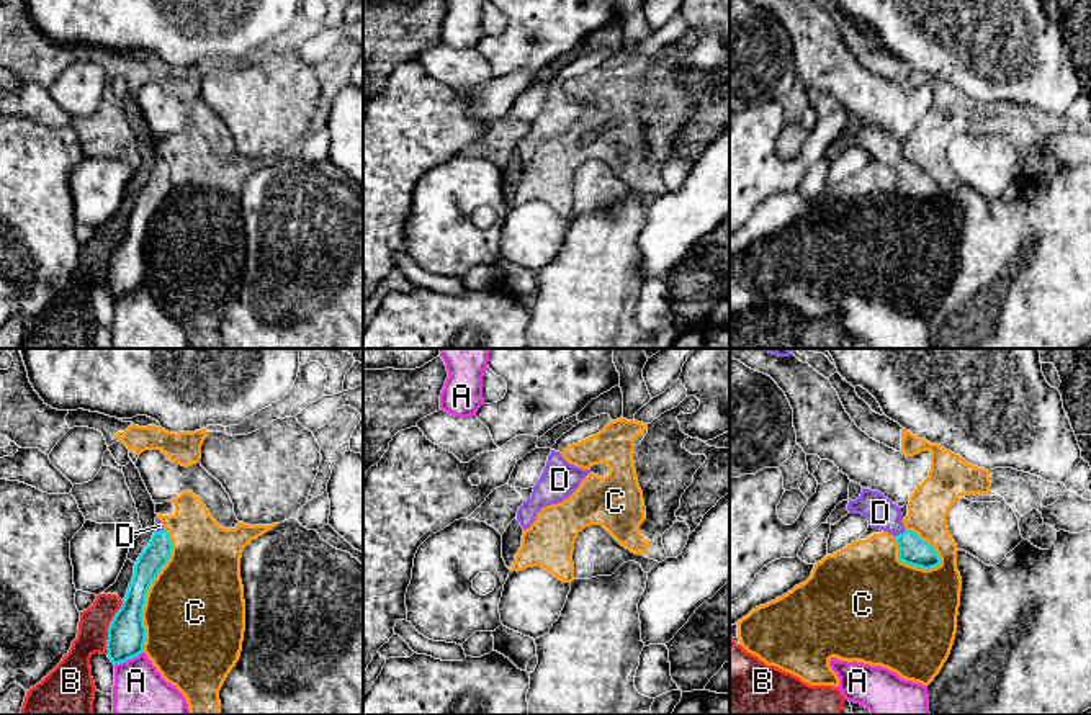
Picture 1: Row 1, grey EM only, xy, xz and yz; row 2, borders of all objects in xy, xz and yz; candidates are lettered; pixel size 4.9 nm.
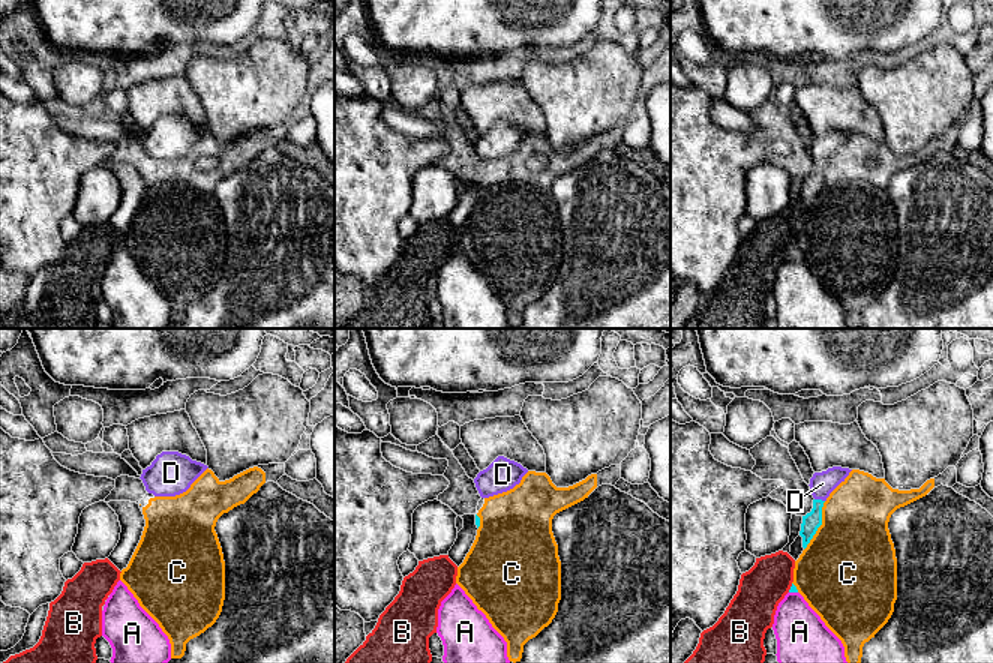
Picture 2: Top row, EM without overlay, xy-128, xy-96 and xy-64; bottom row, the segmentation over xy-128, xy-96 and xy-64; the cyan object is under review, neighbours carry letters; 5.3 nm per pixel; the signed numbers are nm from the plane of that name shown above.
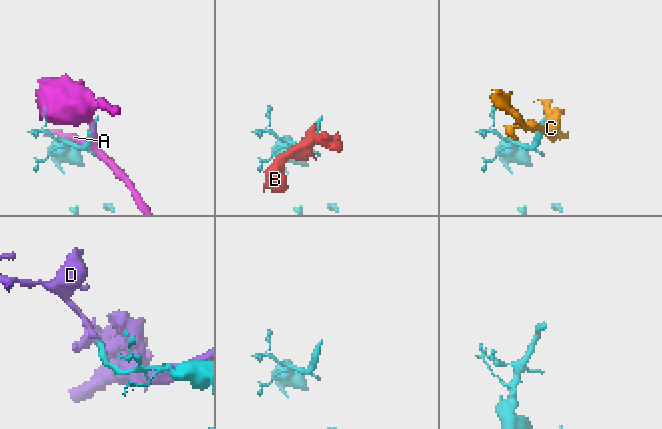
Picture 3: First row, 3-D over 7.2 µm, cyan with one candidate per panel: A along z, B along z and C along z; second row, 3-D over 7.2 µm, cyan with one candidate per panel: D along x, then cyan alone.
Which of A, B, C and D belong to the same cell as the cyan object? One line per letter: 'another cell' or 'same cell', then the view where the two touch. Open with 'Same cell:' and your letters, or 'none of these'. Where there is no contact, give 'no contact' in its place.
Same cell: D
A: another cell | xy
B: another cell | xy
C: another cell | xy
D: same cell | yz

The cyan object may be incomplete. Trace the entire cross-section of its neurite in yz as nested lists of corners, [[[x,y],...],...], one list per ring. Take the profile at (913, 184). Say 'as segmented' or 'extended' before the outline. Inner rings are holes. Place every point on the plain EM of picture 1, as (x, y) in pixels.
extended; [[[862,121],[855,134],[849,133],[847,144],[849,147],[865,149],[869,160],[891,167],[898,177],[900,195],[923,203],[941,198],[936,182],[913,164],[905,162],[901,141],[893,137],[882,126]]]

